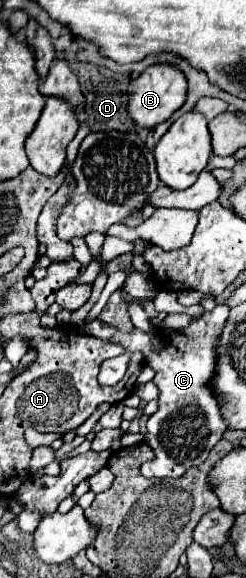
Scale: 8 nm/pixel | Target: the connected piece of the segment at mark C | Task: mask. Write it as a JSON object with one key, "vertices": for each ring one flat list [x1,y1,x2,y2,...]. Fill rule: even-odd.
{"vertices":[[218,304,212,312,204,312,200,318,192,318,188,328,170,330,166,334,158,332,158,338,138,328,124,334,116,326,100,322,98,318,84,326,90,336,112,340,126,348,126,352,142,352,148,358,148,366,156,372,154,384,160,390,158,410,148,418,148,432,144,436,144,442,154,450,154,458,140,466,140,474,144,478,180,478,190,466,198,466,206,460,208,452,226,430,218,400,208,386,216,366,218,334,224,326,224,320,228,318,228,310,228,306]]}

